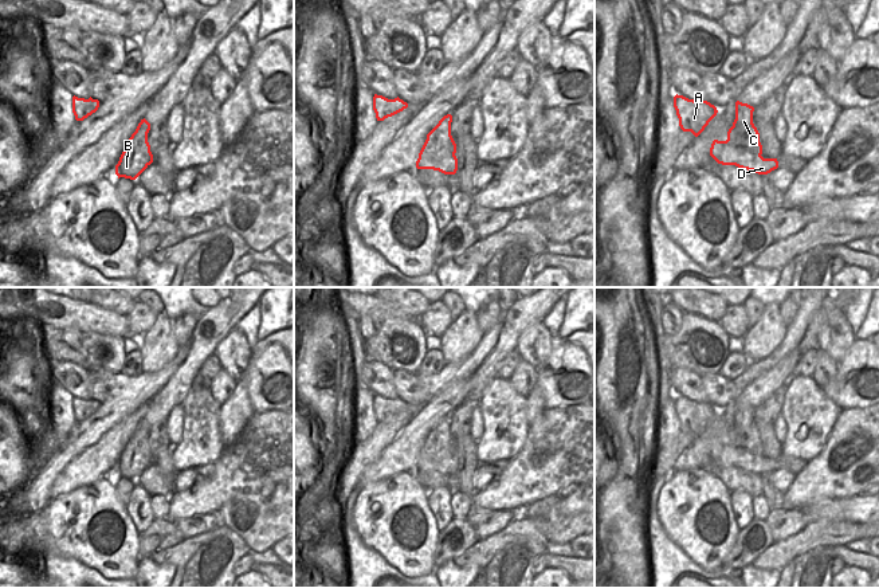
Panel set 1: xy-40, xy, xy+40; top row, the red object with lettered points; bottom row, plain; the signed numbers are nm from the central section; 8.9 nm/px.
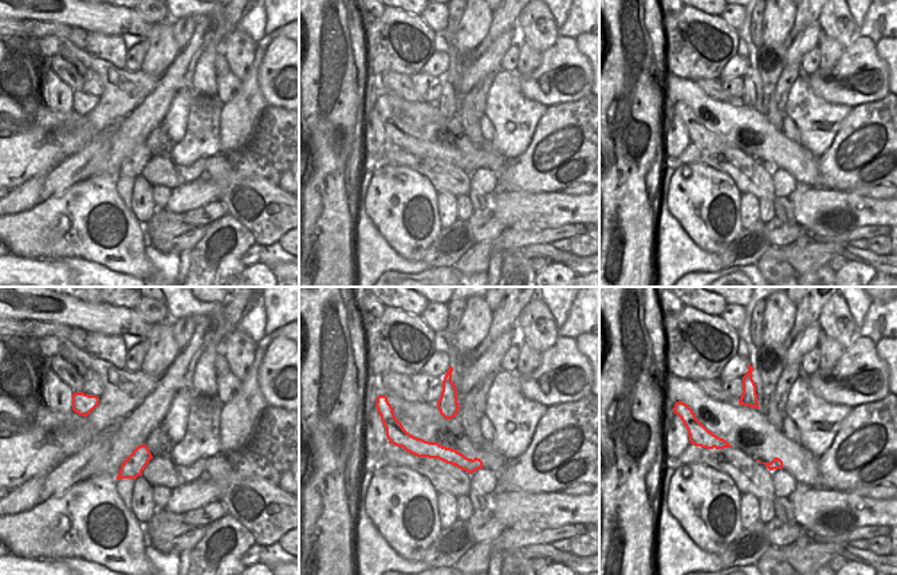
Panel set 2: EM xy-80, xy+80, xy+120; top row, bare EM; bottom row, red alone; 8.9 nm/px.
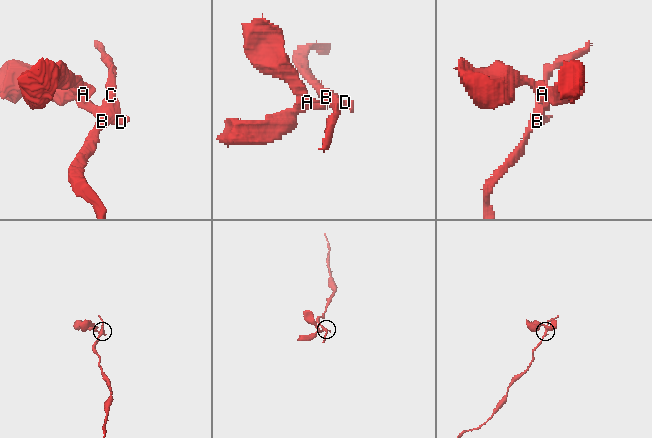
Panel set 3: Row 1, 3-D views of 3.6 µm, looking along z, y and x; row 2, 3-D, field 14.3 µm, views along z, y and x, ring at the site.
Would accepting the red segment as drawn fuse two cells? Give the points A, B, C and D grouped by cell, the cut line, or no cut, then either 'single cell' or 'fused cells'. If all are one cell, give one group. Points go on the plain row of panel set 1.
A D / B C | xy+40 (725, 442), (756, 453), (760, 457) | fused cells

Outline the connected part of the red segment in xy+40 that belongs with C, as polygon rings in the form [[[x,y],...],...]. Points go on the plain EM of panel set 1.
[[[739,401],[735,403],[735,420],[727,432],[726,444],[761,456],[762,446],[760,443],[760,434],[753,424],[753,412],[753,407]]]

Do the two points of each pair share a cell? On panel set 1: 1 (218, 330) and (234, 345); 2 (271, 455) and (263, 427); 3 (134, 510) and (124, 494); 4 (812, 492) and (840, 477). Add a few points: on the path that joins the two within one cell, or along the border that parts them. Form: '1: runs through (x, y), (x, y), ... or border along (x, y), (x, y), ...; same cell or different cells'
1: border along (235, 326), (218, 344), (215, 352); different cells
2: runs through (271, 449), (269, 434); same cell
3: border along (134, 481), (129, 501), (125, 505); different cells
4: runs through (819, 485), (827, 477), (834, 477); same cell

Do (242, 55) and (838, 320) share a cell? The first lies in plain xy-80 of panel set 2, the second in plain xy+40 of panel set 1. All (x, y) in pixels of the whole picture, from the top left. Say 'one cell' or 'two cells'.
one cell

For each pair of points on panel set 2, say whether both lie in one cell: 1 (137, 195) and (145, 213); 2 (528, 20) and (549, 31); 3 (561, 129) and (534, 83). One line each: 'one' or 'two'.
1: one
2: one
3: two

